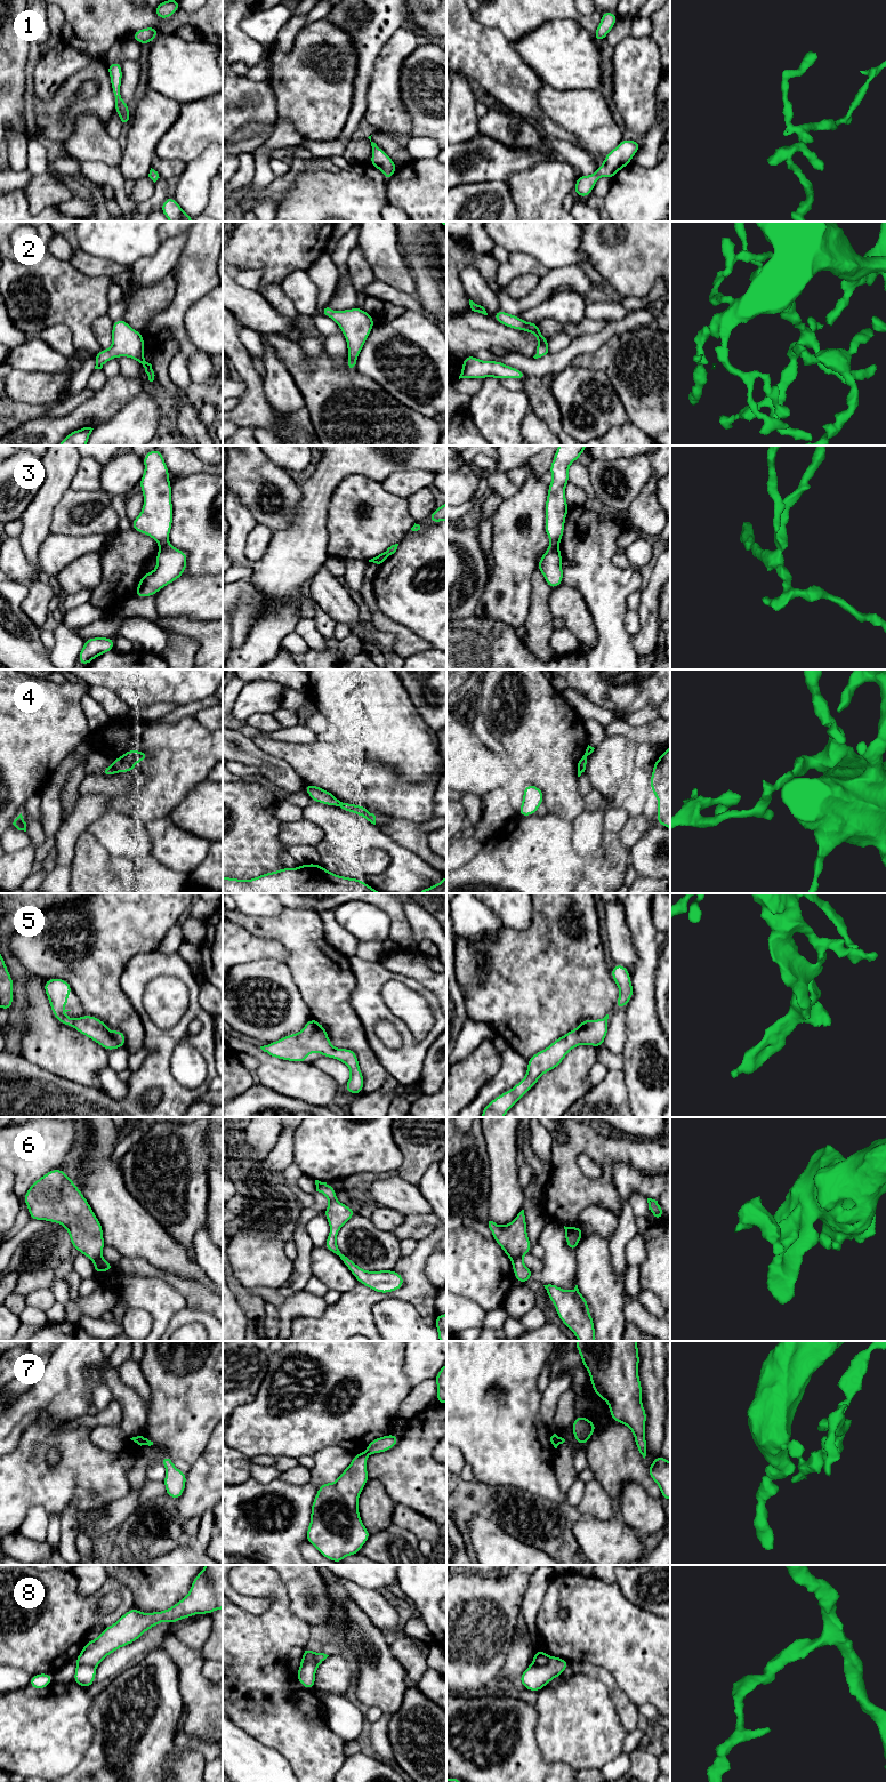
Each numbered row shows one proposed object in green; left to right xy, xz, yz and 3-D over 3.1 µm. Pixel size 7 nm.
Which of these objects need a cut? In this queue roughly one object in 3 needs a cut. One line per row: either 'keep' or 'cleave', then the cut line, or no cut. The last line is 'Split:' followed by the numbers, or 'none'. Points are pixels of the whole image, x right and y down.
1: keep | no cut
2: keep | no cut
3: cleave | xy (167, 542), (160, 545)
4: cleave | xy (112, 765), (117, 771)
5: keep | no cut
6: cleave | yz (521, 1257), (516, 1257), (512, 1261)
7: cleave | xz (364, 1452), (368, 1454)
8: cleave | yz (549, 1658), (544, 1664), (534, 1664)
Split: 3, 4, 6, 7, 8

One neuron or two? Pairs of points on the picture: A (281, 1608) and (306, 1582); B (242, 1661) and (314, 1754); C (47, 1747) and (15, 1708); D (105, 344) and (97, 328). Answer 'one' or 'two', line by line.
A: two
B: one
C: one
D: one

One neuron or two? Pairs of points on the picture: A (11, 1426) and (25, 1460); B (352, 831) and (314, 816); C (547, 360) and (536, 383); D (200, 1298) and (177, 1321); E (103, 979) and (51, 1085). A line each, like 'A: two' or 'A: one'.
A: two
B: one
C: two
D: two
E: two

